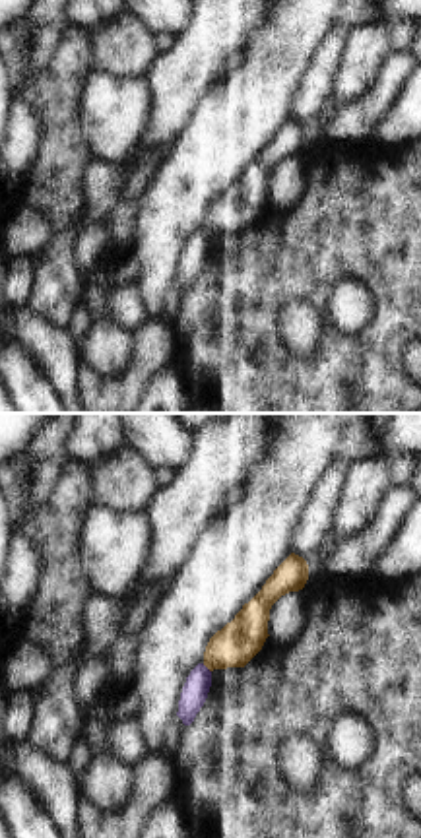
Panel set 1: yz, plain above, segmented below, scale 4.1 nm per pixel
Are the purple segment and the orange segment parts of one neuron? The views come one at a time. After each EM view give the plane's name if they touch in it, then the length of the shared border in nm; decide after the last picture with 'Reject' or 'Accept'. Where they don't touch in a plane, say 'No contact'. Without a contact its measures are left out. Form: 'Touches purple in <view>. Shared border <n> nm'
Touches purple in yz. Shared border 50 nm.

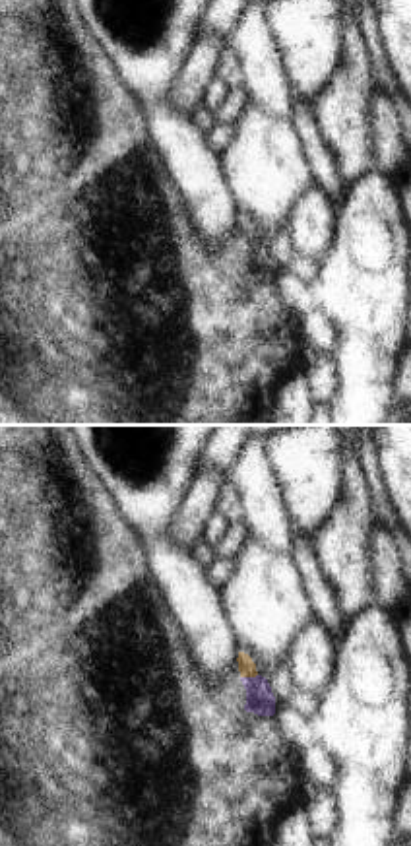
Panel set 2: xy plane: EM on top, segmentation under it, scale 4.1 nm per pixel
Touches purple in xy. Shared border 70 nm.

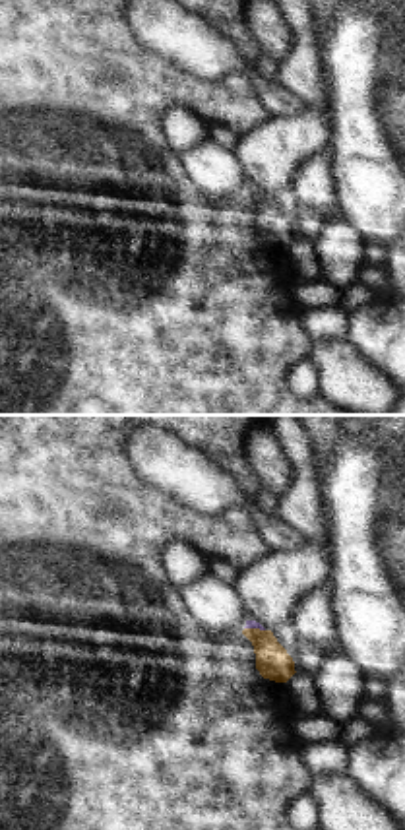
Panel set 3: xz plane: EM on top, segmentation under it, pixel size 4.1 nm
Touches purple in xz. Shared border 90 nm.

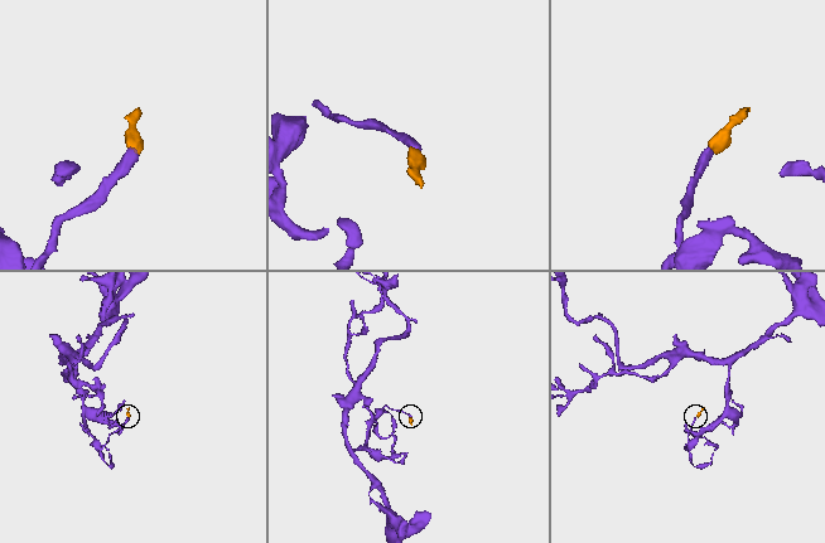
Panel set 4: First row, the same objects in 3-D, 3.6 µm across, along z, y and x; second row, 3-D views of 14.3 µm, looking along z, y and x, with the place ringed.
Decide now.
Reject.

